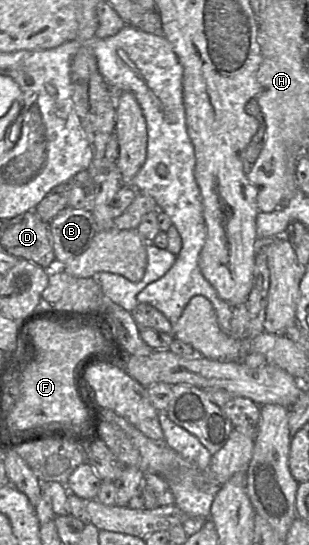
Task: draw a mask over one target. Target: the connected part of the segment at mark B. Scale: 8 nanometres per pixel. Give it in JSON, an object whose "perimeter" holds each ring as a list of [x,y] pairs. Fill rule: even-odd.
{"perimeter":[[[66,207],[49,223],[56,261],[67,263],[81,255],[99,233],[90,209]]]}

